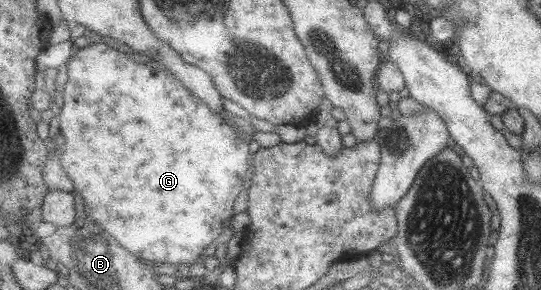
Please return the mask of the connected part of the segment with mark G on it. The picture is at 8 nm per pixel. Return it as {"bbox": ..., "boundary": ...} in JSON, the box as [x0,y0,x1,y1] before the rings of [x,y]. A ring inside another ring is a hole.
{"bbox":[58,43,252,264],"boundary":[[[106,43],[88,45],[79,51],[67,62],[67,83],[63,90],[63,107],[58,111],[61,120],[61,163],[67,175],[74,183],[75,192],[83,199],[85,214],[90,219],[108,231],[118,242],[133,252],[138,258],[154,264],[193,264],[198,256],[204,254],[208,246],[214,244],[222,236],[234,214],[236,198],[244,190],[244,180],[251,177],[252,157],[248,151],[249,140],[241,135],[235,126],[219,112],[214,112],[199,96],[190,92],[176,76],[166,72],[164,68],[154,64],[136,62],[129,54],[123,54],[109,47]]]}

